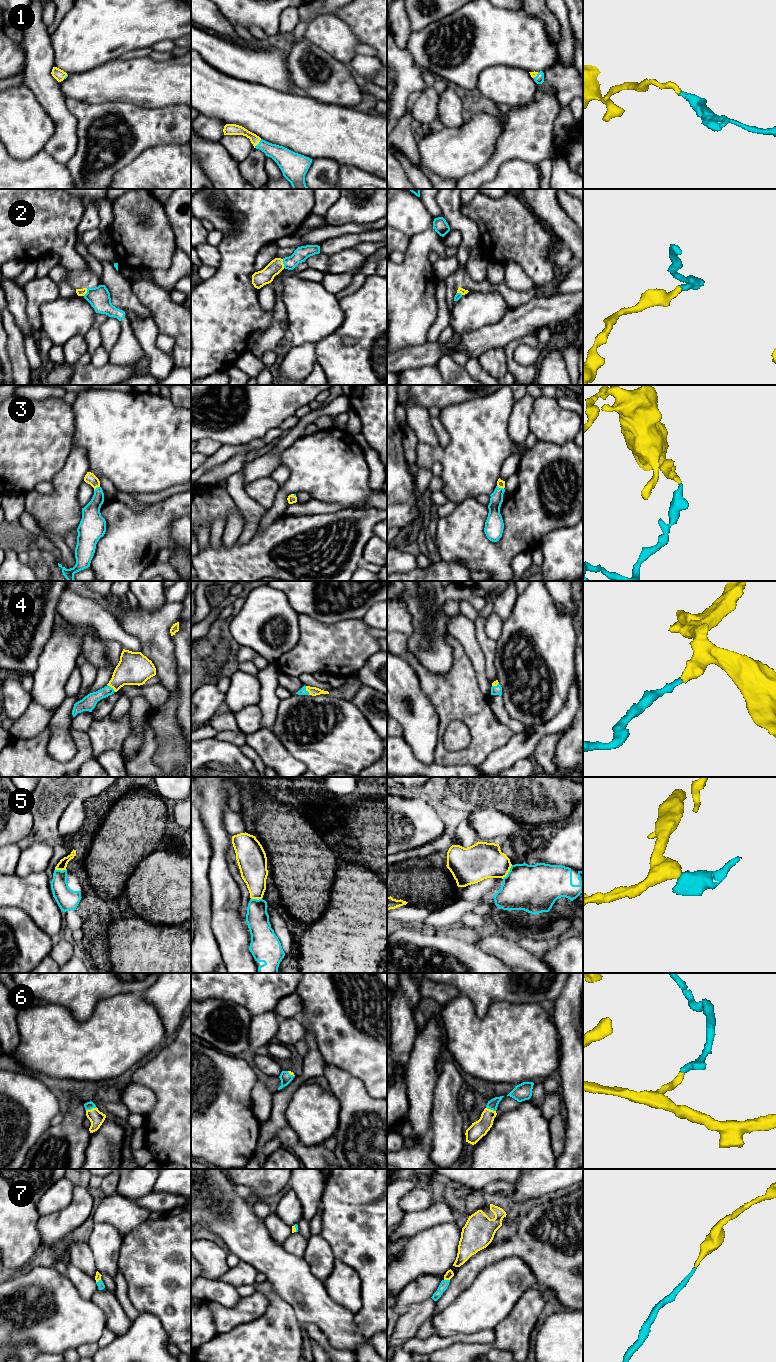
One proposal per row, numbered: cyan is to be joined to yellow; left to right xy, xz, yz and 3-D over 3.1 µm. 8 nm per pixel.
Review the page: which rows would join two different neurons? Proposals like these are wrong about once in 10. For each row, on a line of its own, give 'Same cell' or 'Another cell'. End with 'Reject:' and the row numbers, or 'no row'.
1: Same cell
2: Same cell
3: Same cell
4: Same cell
5: Another cell
6: Same cell
7: Same cell
Reject: 5

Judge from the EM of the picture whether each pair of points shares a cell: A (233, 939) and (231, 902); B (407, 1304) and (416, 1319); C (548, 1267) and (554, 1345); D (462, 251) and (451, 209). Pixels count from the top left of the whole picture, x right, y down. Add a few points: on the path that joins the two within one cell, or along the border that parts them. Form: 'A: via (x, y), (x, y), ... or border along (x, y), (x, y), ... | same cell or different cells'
A: via (231, 930), (231, 911) | same cell
B: border along (430, 1297), (415, 1304), (397, 1322) | different cells
C: border along (559, 1309), (572, 1310) | different cells
D: via (465, 241), (465, 228), (456, 219) | same cell

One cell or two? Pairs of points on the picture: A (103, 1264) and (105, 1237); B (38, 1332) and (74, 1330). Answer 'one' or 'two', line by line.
A: one
B: one

